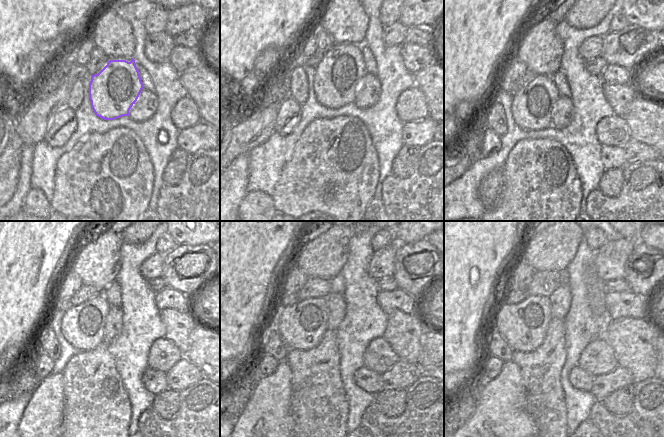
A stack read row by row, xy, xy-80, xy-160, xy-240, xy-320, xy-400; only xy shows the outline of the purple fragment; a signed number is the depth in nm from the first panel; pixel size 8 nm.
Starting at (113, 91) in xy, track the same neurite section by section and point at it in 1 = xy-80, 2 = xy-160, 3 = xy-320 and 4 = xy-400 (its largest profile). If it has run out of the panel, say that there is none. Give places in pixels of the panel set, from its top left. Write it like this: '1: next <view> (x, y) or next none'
1: next xy-80 (338, 86)
2: next xy-160 (532, 107)
3: next xy-320 (301, 326)
4: next xy-400 (523, 326)

